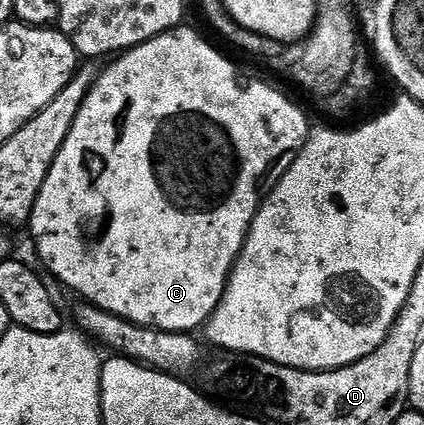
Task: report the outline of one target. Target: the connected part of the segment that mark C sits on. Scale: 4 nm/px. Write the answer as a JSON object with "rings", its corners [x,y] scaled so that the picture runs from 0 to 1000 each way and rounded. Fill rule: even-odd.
{"rings":[[[420,64],[396,68],[384,82],[356,92],[316,115],[269,132],[257,155],[229,174],[229,191],[215,205],[149,346],[130,365],[120,402],[87,461],[73,513],[78,567],[97,614],[156,671],[175,680],[212,718],[231,718],[243,732],[281,741],[321,765],[351,765],[406,784],[455,784],[472,776],[493,744],[512,729],[531,692],[531,671],[550,621],[568,598],[573,572],[587,551],[606,489],[620,471],[616,433],[625,414],[646,398],[660,412],[686,393],[700,358],[719,341],[733,311],[729,275],[682,228],[642,209],[625,191],[585,191],[559,174],[559,162],[509,115],[491,106],[455,68]]]}

